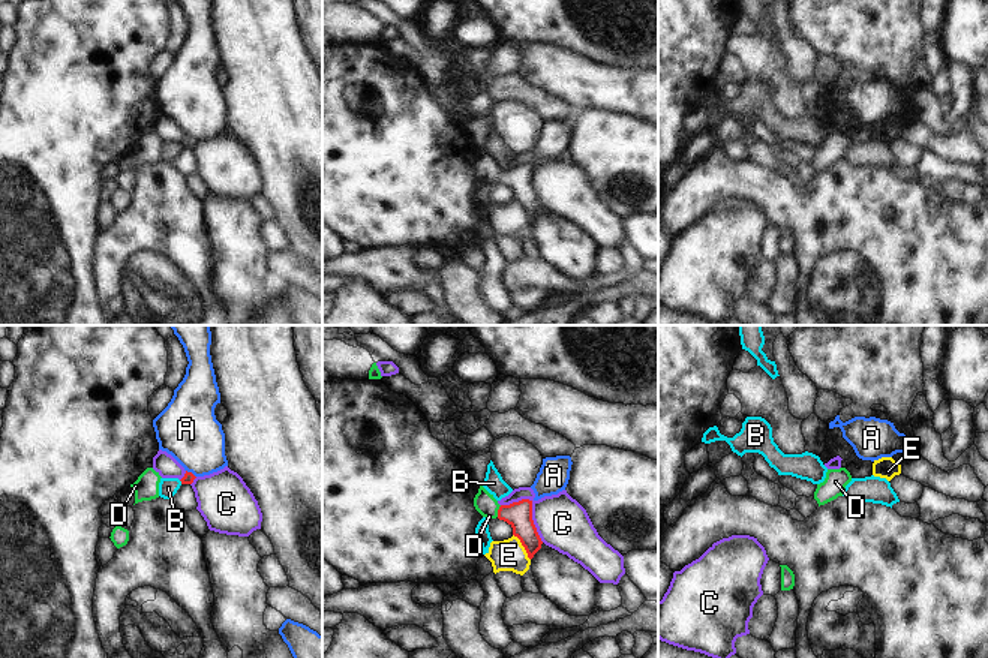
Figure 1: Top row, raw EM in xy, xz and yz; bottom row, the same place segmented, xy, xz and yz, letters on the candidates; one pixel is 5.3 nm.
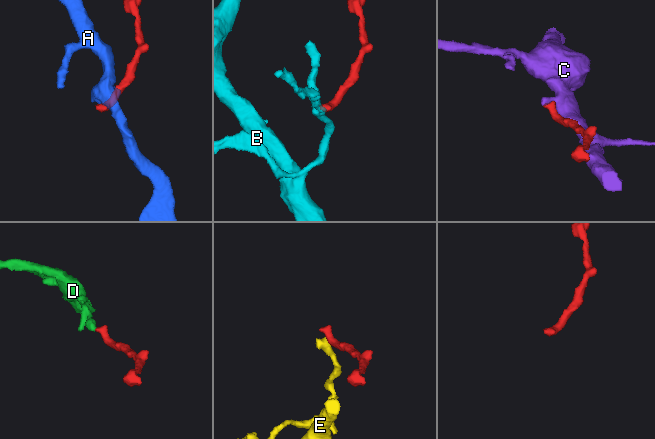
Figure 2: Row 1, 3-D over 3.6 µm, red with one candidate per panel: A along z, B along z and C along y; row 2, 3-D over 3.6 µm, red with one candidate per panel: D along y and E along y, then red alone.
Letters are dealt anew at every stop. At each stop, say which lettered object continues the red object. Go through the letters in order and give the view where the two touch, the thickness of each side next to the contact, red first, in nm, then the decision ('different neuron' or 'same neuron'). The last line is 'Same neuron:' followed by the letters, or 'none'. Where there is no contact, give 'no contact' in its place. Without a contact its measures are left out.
A: meets red in xy; 60 nm thick on the red side, 320 nm on the other; different neuron
B: meets red in xy; 60 nm thick on the red side, 100 nm on the other; different neuron
C: meets red in xz; 140 nm thick on the red side, 280 nm on the other; different neuron
D: meets red in xz; 140 nm thick on the red side, 120 nm on the other; same neuron
E: meets red in xz; 140 nm thick on the red side, 170 nm on the other; different neuron
Same neuron: D

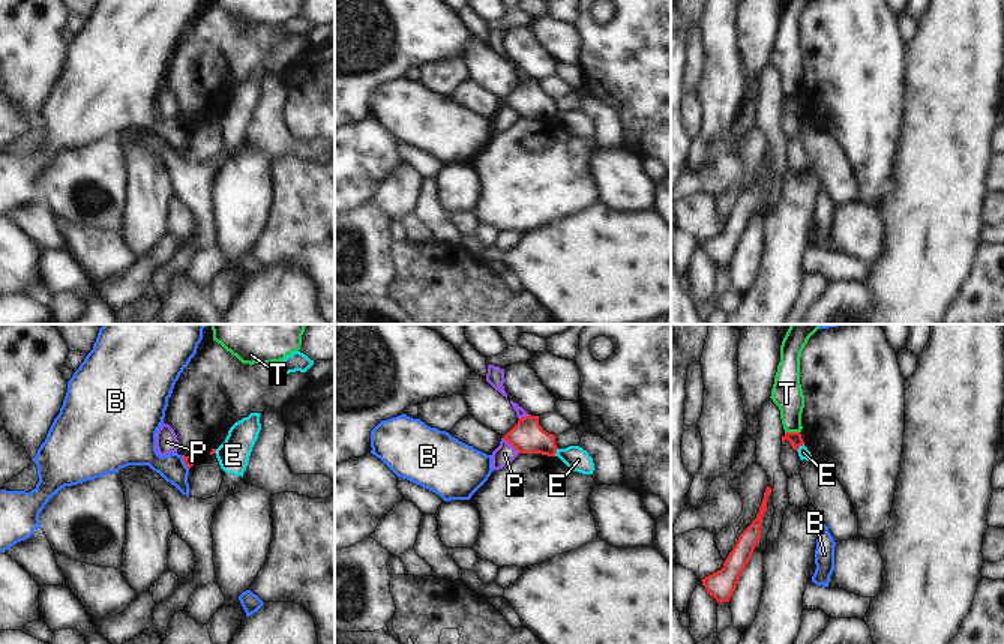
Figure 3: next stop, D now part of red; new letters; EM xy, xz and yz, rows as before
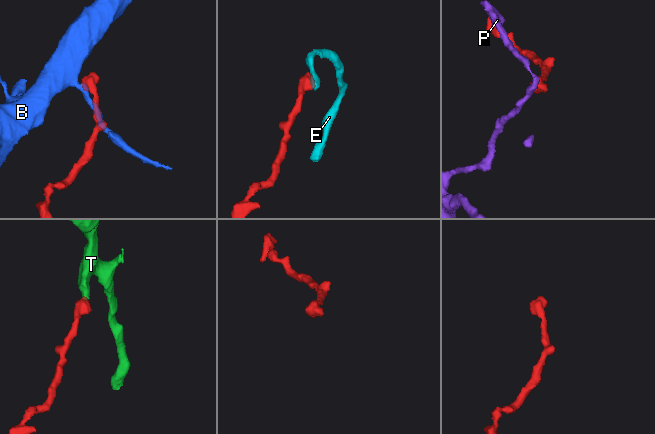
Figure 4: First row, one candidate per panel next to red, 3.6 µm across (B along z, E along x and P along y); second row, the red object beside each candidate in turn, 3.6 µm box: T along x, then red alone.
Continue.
B: meets red in xy; 60 nm thick on the red side, 160 nm on the other; different neuron
E: meets red in yz; 70 nm thick on the red side, 60 nm on the other; different neuron
P: meets red in xz; 180 nm thick on the red side, 110 nm on the other; different neuron
T: meets red in yz; 70 nm thick on the red side, 170 nm on the other; different neuron
Same neuron: none

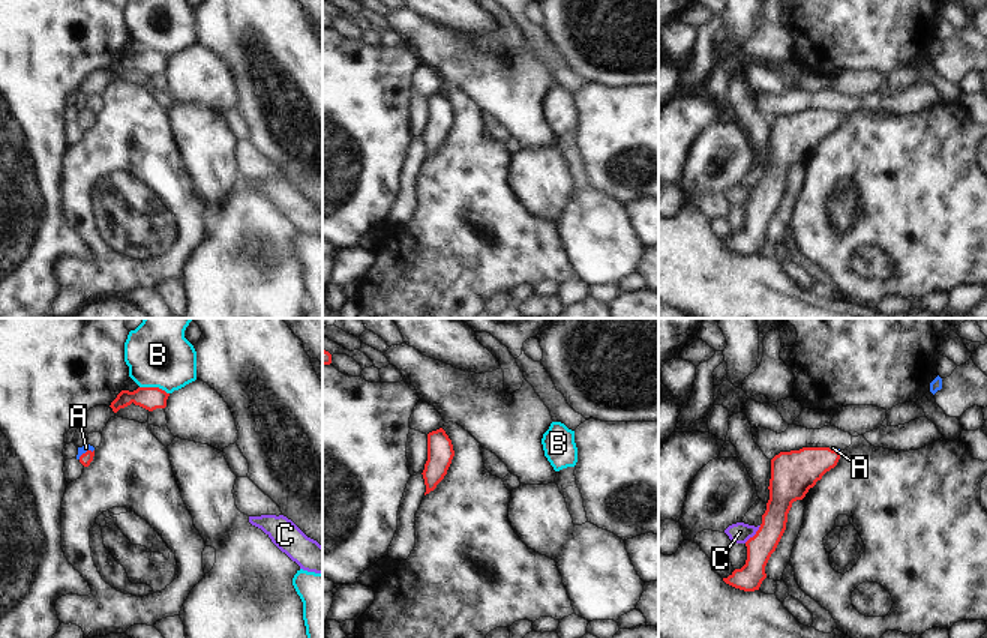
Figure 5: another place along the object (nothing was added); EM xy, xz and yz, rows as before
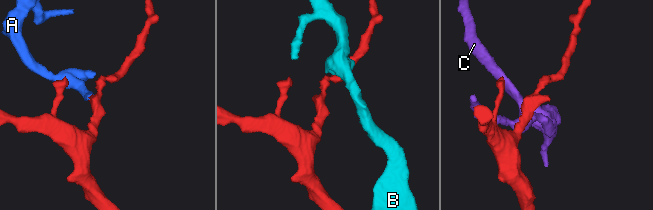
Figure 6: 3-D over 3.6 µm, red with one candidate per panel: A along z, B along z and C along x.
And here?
A: meets red in xy; 70 nm thick on the red side, 40 nm on the other; same neuron
B: meets red in xy; 130 nm thick on the red side, 340 nm on the other; different neuron
C: meets red in yz; 140 nm thick on the red side, 110 nm on the other; different neuron
Same neuron: A

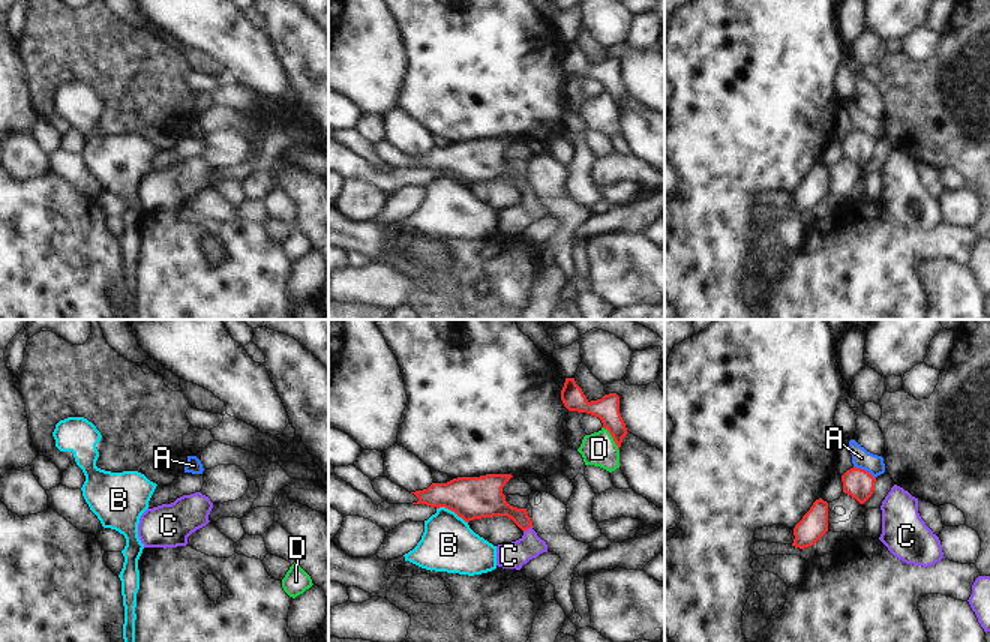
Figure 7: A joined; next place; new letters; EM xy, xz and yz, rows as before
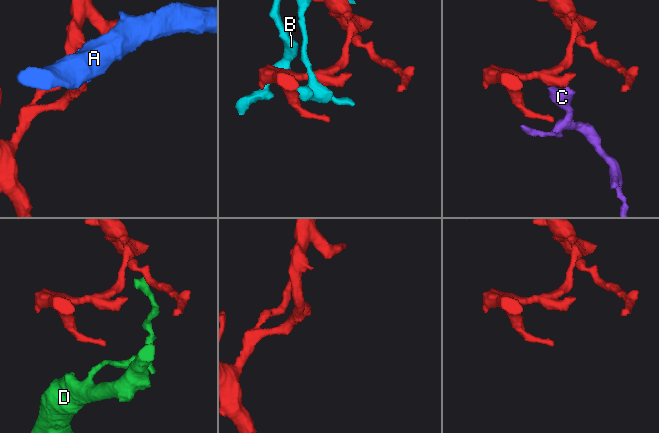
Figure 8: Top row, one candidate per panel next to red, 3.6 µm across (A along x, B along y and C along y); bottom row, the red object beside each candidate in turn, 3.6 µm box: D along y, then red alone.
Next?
A: meets red in yz; 160 nm thick on the red side, 100 nm on the other; different neuron
B: meets red in xz; 220 nm thick on the red side, 280 nm on the other; different neuron
C: meets red in xz; 170 nm thick on the red side, 140 nm on the other; same neuron
D: meets red in xz; 130 nm thick on the red side, 190 nm on the other; different neuron
Same neuron: C

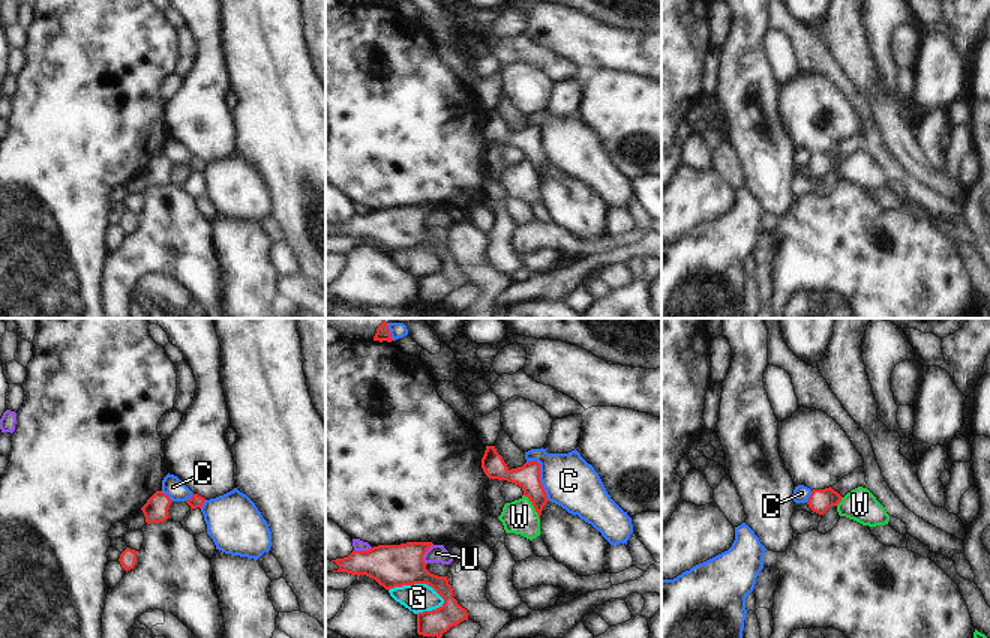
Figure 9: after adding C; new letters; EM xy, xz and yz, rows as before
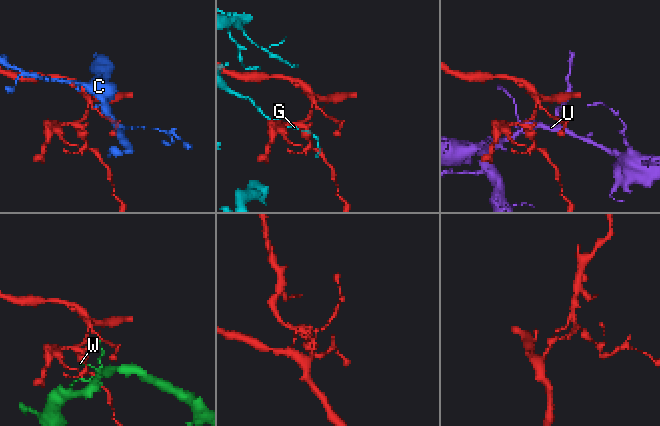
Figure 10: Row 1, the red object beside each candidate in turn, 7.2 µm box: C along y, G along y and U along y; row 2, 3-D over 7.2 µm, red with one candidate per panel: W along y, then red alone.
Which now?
C: meets red in xz; 130 nm thick on the red side, 280 nm on the other; different neuron
G: meets red in xz; 220 nm thick on the red side, 150 nm on the other; different neuron
U: meets red in xz; 220 nm thick on the red side, 100 nm on the other; different neuron
W: meets red in xz; 130 nm thick on the red side, 190 nm on the other; different neuron
Same neuron: none

